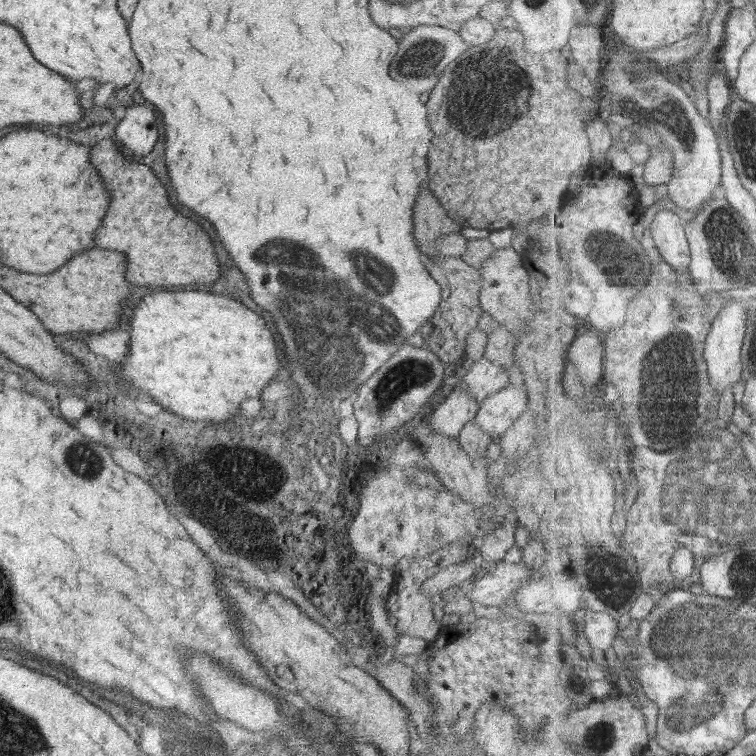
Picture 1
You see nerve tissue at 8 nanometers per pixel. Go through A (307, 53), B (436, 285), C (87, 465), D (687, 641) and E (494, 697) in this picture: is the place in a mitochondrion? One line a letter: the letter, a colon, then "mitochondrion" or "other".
A: other
B: other
C: mitochondrion
D: mitochondrion
E: other

